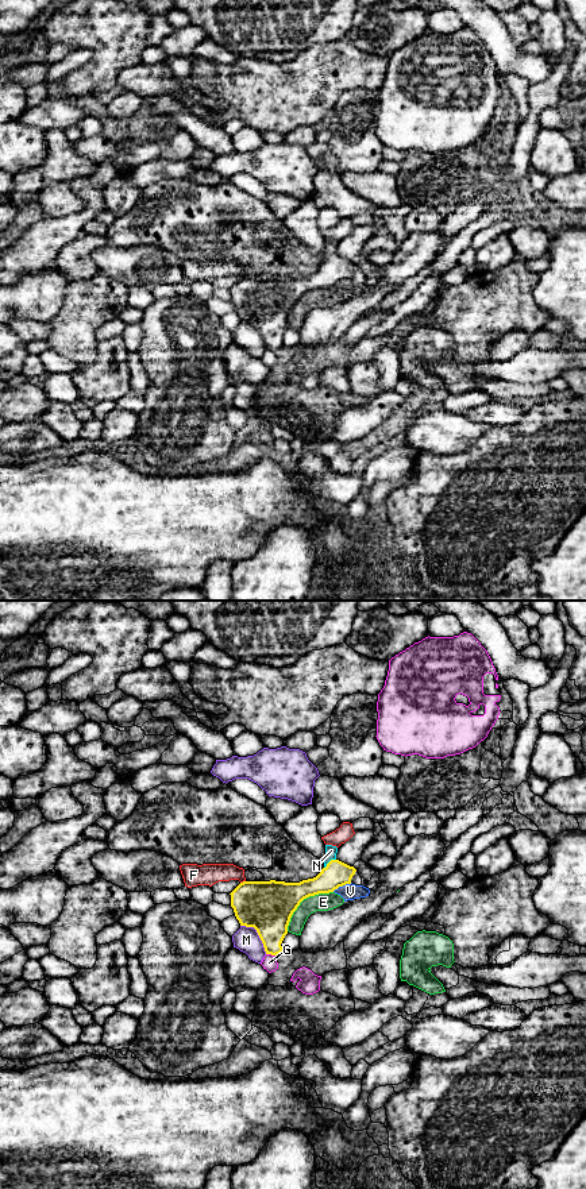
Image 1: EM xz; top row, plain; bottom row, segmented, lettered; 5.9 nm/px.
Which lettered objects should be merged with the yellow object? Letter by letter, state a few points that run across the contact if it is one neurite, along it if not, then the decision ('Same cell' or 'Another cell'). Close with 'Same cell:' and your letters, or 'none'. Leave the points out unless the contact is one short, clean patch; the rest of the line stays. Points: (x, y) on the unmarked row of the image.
E: Another cell
F: Another cell
G: Another cell
M: Another cell
N: Line: xz (336, 269), (328, 258), (331, 246). Same cell
V: Line: xz (351, 278), (339, 281), (332, 286). Another cell
Same cell: N

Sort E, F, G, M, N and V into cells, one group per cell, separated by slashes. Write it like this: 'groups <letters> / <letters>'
groups E V / F / G / M / N

